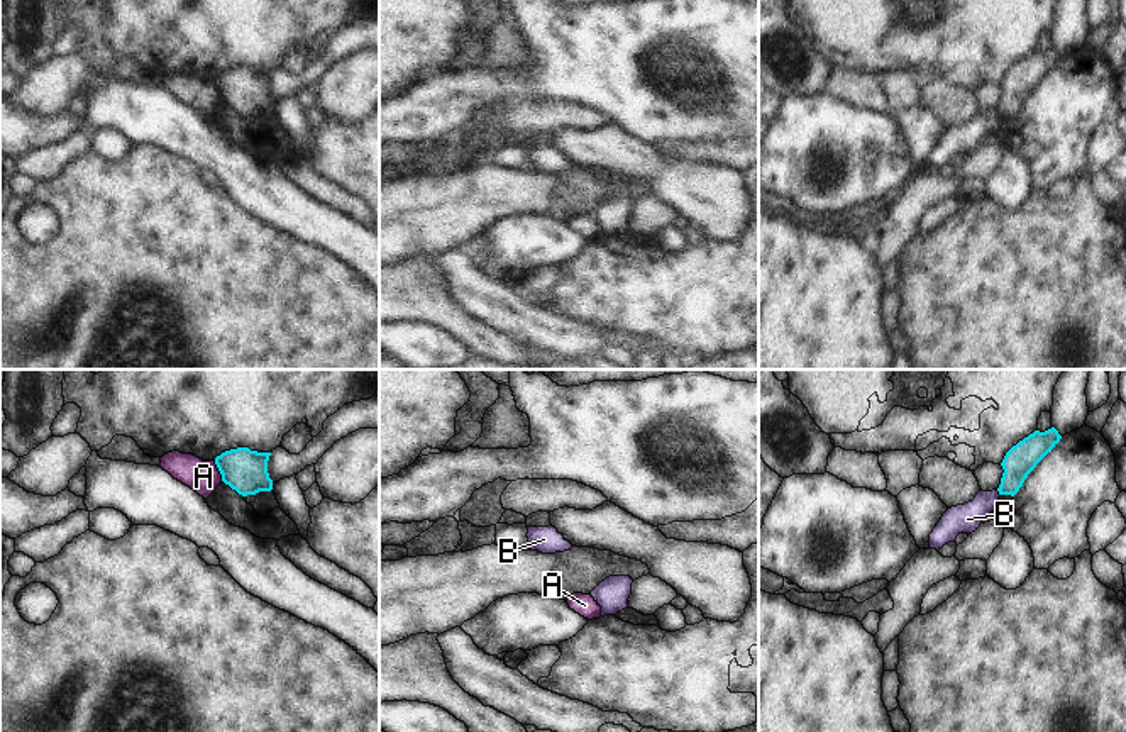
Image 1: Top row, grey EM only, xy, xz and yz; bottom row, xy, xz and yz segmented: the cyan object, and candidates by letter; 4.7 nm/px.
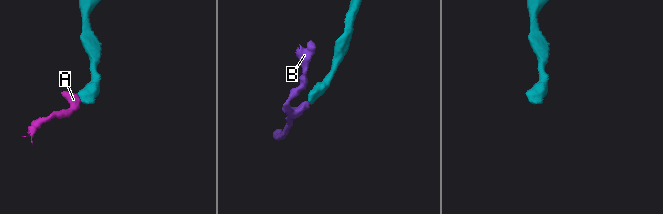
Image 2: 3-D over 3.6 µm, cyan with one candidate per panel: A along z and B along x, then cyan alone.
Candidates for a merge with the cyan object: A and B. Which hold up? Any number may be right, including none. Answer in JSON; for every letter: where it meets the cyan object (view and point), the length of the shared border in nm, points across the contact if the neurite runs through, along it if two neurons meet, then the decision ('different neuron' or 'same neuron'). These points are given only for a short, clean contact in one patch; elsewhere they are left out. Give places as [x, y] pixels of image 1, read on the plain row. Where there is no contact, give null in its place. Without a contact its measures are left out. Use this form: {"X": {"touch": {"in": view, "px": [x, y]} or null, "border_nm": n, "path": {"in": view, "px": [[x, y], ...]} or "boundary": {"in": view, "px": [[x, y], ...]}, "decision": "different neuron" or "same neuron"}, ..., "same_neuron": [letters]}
{"A": {"touch": {"in": "xy", "px": [219, 90]}, "border_nm": 100, "boundary": {"in": "xy", "px": [[214, 82], [222, 100]]}, "decision": "different neuron"}, "B": {"touch": {"in": "yz", "px": [999, 114]}, "border_nm": 40, "boundary": {"in": "yz", "px": [[996, 110], [999, 116]]}, "decision": "different neuron"}, "same_neuron": []}

